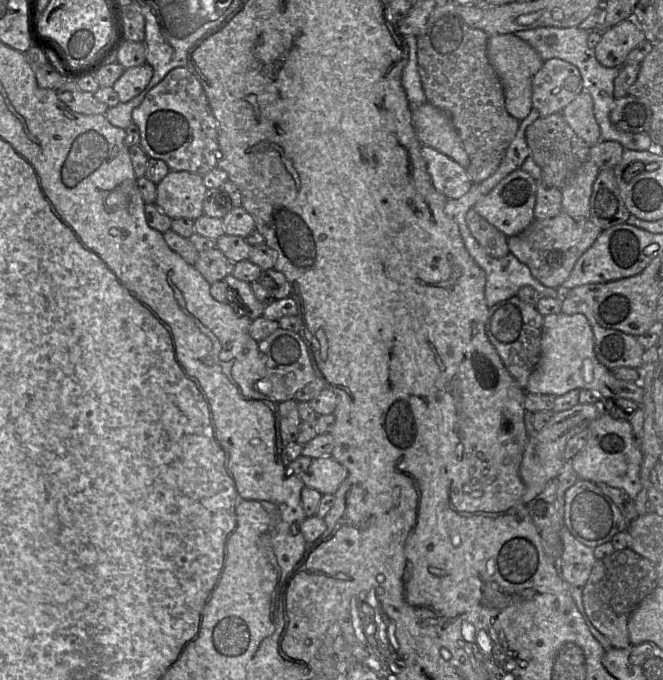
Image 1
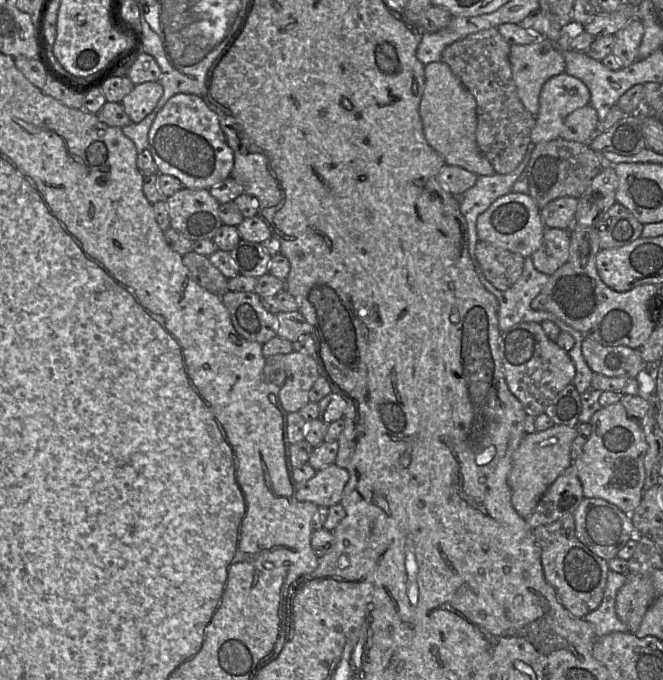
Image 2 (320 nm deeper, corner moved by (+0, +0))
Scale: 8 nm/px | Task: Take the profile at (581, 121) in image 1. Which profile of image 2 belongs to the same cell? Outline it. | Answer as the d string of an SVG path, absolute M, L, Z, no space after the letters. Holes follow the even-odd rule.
M588 104L576 109L565 118L560 137L569 141L590 143L599 123L596 109Z

